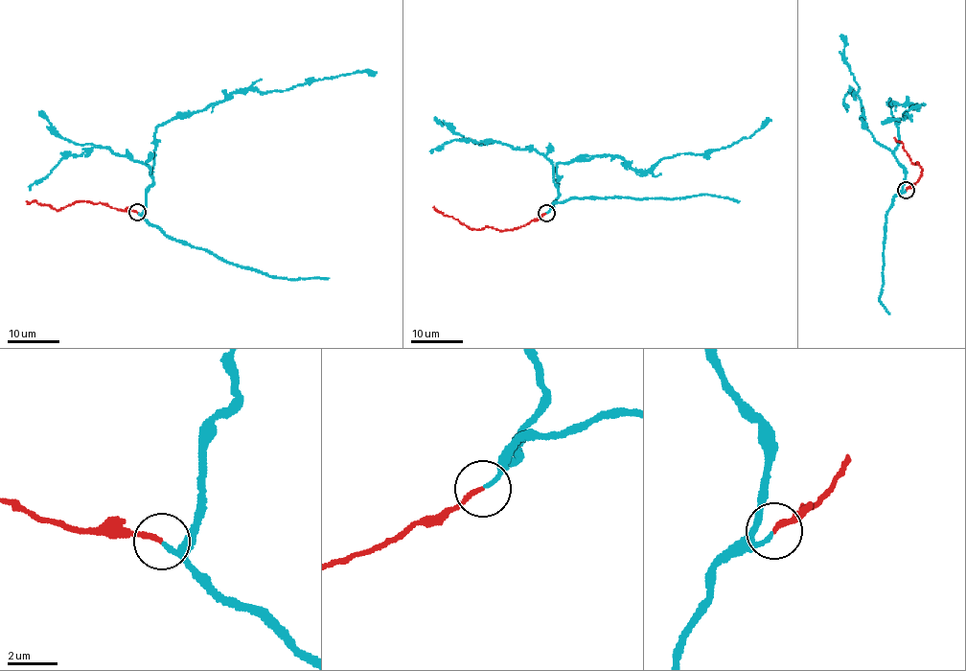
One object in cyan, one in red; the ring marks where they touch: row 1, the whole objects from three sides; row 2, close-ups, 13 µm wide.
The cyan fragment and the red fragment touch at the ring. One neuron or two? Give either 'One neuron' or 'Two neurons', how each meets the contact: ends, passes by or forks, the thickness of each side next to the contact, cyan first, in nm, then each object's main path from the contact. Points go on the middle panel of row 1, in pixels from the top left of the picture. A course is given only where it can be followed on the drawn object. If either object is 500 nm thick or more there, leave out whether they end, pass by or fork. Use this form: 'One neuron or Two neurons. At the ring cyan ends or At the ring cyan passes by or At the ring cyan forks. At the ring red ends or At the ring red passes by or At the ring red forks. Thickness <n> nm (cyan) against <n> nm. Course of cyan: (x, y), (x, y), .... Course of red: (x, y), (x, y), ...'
One neuron. At the ring cyan ends. At the ring red ends. Thickness 150 nm (cyan) against 190 nm. Course of cyan: (545, 212), (559, 194), (560, 163), (608, 155), (650, 172), (662, 158), (730, 147), (750, 138), (770, 119). Course of red: (545, 214), (509, 230), (491, 227), (477, 230), (444, 216), (434, 206)

